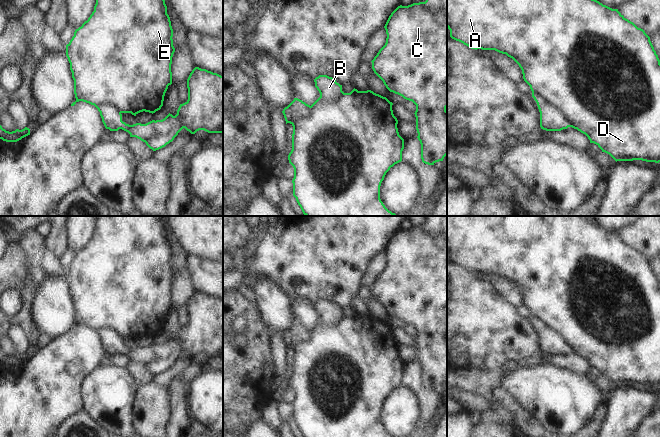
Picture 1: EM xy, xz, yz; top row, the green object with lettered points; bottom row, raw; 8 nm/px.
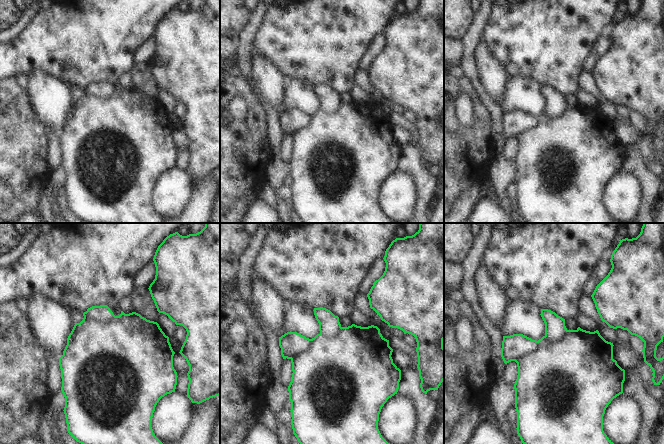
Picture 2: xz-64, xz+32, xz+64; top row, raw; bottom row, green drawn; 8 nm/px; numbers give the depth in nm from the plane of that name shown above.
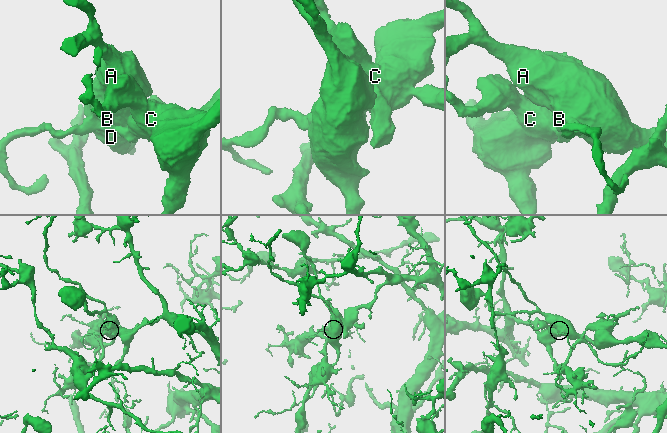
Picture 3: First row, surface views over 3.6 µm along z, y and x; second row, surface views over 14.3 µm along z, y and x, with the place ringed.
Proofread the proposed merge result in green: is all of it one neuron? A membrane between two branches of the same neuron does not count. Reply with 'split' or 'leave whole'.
split

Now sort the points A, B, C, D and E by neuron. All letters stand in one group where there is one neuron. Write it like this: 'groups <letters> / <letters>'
groups A D E / B C

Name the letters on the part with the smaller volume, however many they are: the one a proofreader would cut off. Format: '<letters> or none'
A, D, E.

